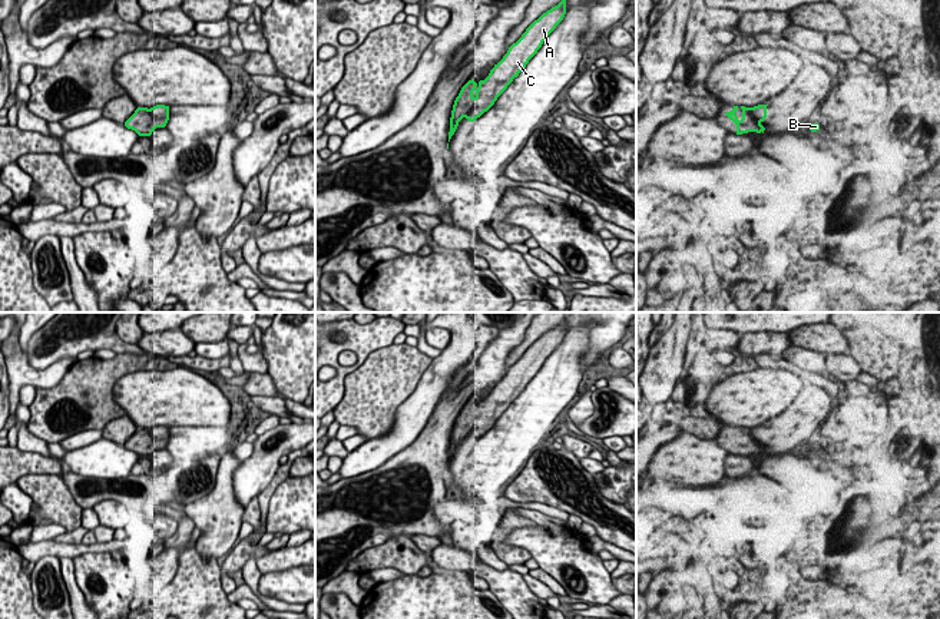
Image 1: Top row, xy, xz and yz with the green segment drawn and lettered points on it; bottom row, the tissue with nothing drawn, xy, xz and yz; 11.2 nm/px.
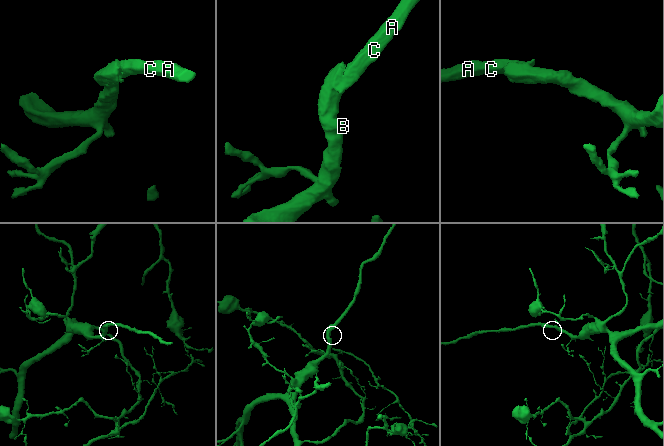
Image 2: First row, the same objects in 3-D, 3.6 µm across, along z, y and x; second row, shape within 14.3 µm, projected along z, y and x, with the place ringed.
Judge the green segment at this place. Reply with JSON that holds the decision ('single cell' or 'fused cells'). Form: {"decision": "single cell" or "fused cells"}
{"decision": "single cell"}

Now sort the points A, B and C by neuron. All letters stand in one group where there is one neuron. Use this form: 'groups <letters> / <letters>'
groups A B C

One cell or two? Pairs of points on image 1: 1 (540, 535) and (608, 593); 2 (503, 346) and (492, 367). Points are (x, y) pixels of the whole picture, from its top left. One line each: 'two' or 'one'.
1: one
2: one

